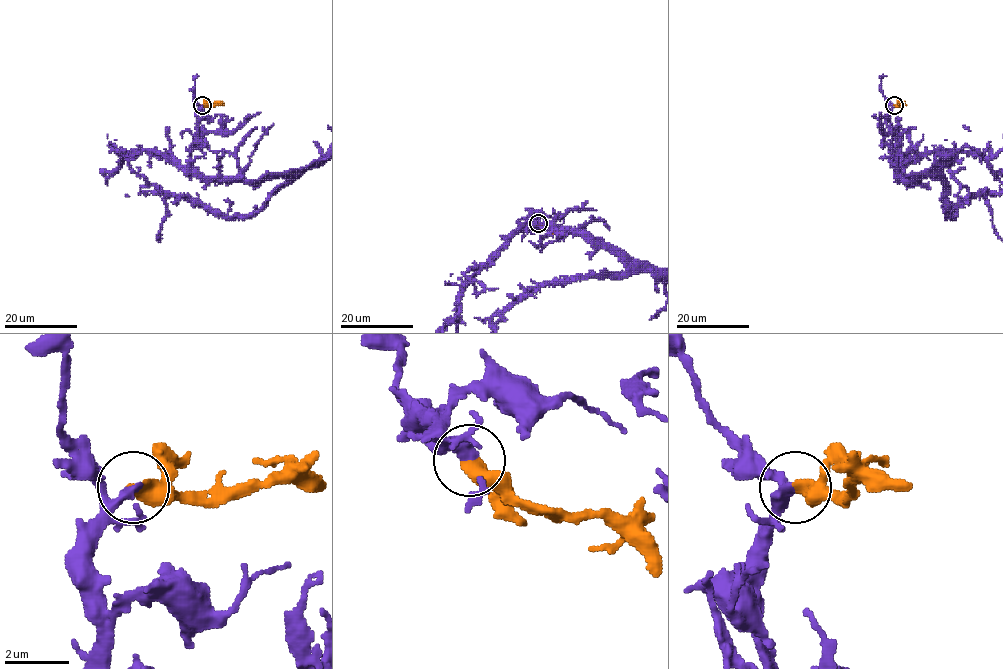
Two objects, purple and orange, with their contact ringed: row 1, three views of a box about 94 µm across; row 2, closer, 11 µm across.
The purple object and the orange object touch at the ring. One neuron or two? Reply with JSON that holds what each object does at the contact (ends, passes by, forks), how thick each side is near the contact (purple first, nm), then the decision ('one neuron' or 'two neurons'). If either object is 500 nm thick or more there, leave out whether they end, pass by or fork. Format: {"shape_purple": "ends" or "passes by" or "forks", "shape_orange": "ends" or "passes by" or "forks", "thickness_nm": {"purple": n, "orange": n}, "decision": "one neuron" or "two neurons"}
{"shape_purple": "passes by", "shape_orange": "ends", "thickness_nm": {"purple": 240, "orange": 480}, "decision": "one neuron"}

